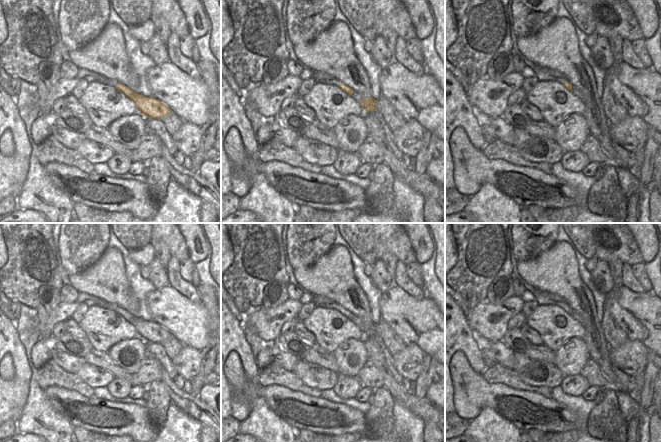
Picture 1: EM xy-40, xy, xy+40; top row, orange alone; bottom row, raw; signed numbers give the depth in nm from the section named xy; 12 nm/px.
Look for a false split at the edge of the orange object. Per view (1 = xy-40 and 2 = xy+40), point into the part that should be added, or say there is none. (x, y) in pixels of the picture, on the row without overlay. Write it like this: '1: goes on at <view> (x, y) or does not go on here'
1: does not go on here
2: goes on at xy+40 (575, 315)

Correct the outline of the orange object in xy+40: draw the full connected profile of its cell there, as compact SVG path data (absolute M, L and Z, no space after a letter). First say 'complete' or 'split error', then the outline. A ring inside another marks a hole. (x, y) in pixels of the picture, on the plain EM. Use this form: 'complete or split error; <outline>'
split error; M570 307L563 308L565 312L567 312L573 319L580 322L585 327L585 321L581 314L579 314L576 310L571 309Z

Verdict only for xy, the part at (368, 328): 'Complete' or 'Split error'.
Split error

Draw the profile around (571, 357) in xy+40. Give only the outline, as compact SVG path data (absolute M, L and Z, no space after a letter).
M580 338L569 339L554 354L555 365L563 377L579 375L589 359L586 343Z

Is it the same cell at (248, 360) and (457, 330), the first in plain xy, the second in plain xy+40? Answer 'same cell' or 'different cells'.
same cell

